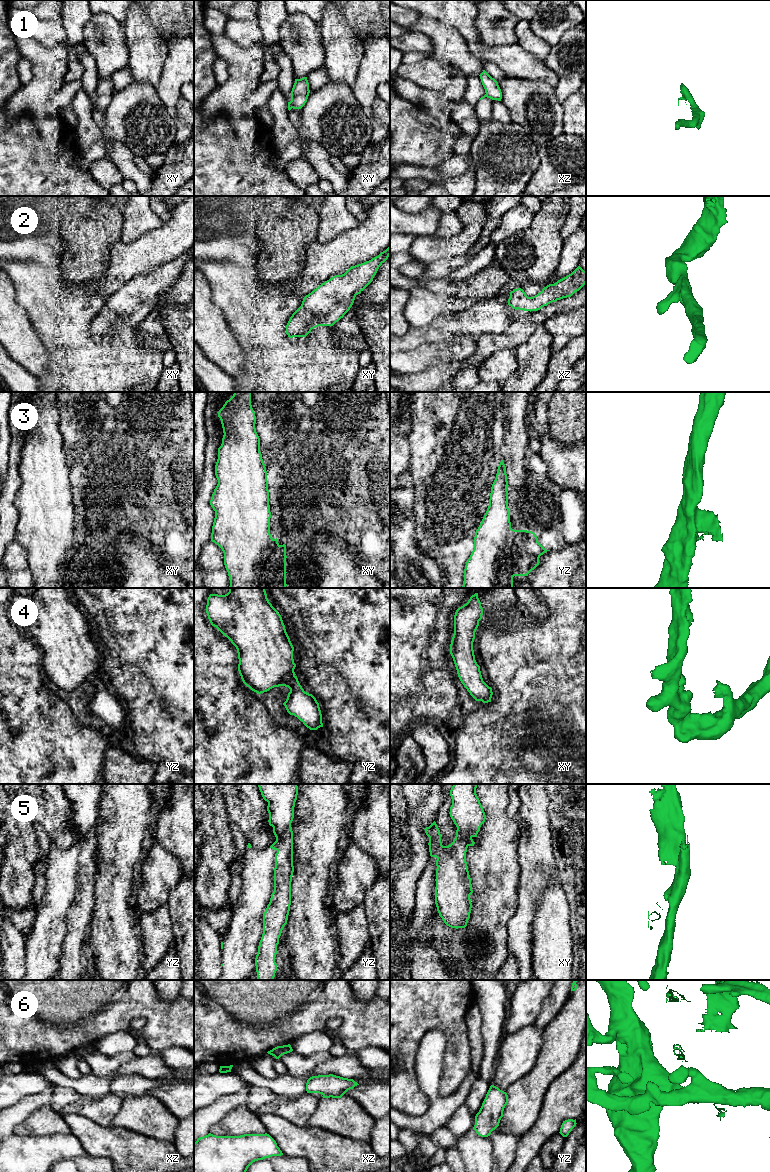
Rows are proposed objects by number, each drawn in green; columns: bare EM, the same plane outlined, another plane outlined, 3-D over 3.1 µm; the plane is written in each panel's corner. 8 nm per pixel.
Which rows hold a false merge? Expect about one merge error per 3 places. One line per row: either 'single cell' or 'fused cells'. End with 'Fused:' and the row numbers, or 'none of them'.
1: fused cells
2: single cell
3: single cell
4: single cell
5: fused cells
6: fused cells
Fused: 1, 5, 6

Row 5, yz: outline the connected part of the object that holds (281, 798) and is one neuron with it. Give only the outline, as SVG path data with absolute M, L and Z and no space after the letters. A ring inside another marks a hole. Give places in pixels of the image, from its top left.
M258 784L258 787L263 799L268 802L268 822L273 827L276 837L270 848L277 850L281 836L294 818L298 786L297 784Z

